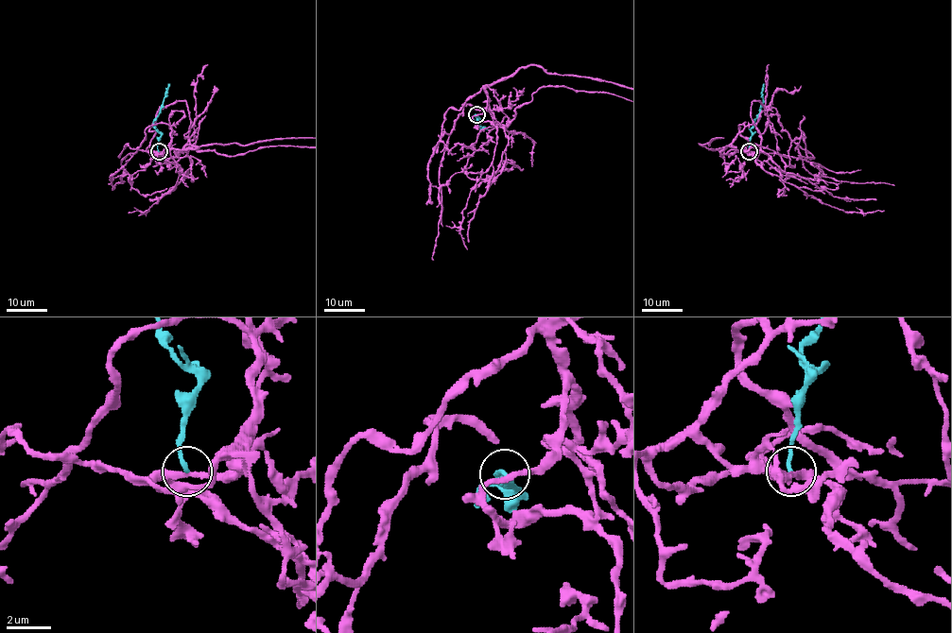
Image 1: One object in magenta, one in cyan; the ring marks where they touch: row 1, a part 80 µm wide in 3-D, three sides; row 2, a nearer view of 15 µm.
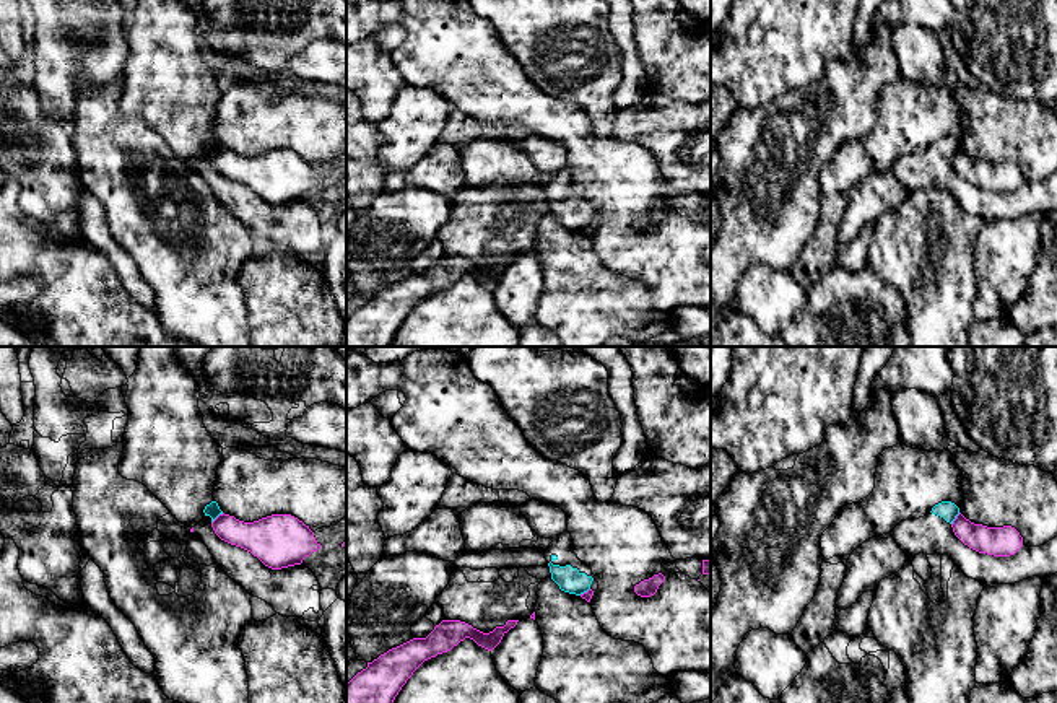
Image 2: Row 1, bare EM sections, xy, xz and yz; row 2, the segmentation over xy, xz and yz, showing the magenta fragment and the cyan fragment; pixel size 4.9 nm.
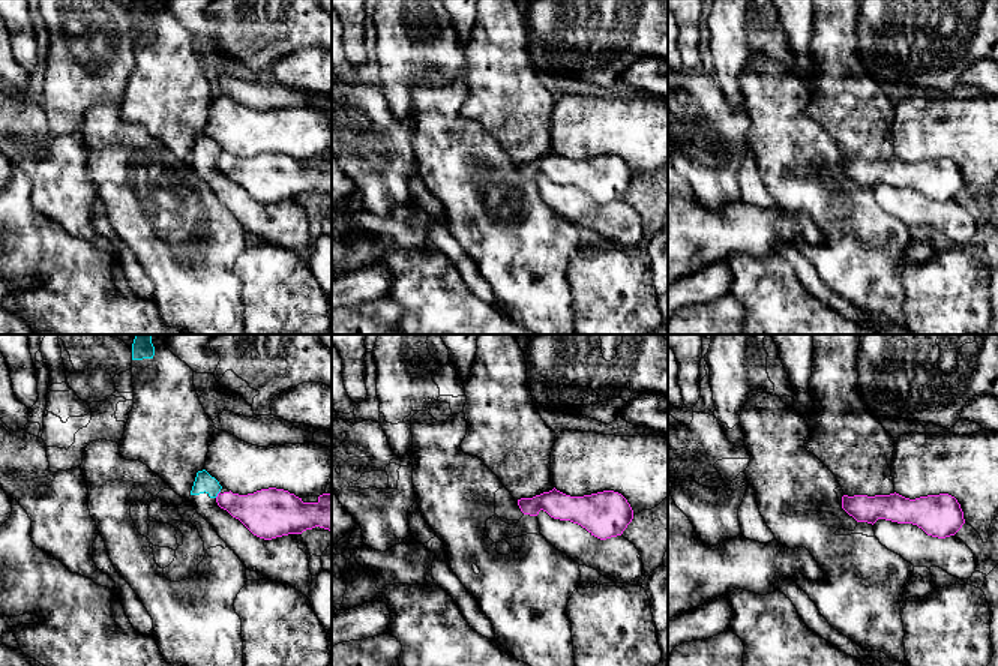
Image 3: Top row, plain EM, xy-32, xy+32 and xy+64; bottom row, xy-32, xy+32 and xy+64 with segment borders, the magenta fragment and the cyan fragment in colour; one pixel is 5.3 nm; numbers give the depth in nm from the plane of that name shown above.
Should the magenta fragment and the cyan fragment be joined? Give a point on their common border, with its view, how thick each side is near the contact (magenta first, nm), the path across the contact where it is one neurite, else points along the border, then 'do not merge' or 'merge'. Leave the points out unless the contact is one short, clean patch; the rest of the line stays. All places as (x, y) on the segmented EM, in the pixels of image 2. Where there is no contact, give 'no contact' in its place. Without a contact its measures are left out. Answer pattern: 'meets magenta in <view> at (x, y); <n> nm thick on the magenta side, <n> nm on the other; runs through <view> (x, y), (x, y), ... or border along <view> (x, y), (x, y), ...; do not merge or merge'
meets magenta in xy at (217, 518); 180 nm thick on the magenta side, 70 nm on the other; border along xy (223, 513), (212, 523); do not merge

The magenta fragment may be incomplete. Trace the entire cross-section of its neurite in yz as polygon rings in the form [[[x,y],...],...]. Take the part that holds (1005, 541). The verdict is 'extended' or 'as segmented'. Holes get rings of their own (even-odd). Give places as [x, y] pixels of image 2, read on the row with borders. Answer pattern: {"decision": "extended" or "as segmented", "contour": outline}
{"decision": "as segmented", "contour": [[[959,513],[951,527],[964,545],[979,553],[1010,557],[1023,547],[1023,537],[1011,526],[987,527],[971,522]]]}

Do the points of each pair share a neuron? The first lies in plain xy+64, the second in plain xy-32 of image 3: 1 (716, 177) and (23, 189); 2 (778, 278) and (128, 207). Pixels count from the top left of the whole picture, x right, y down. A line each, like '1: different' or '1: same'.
1: different
2: different

